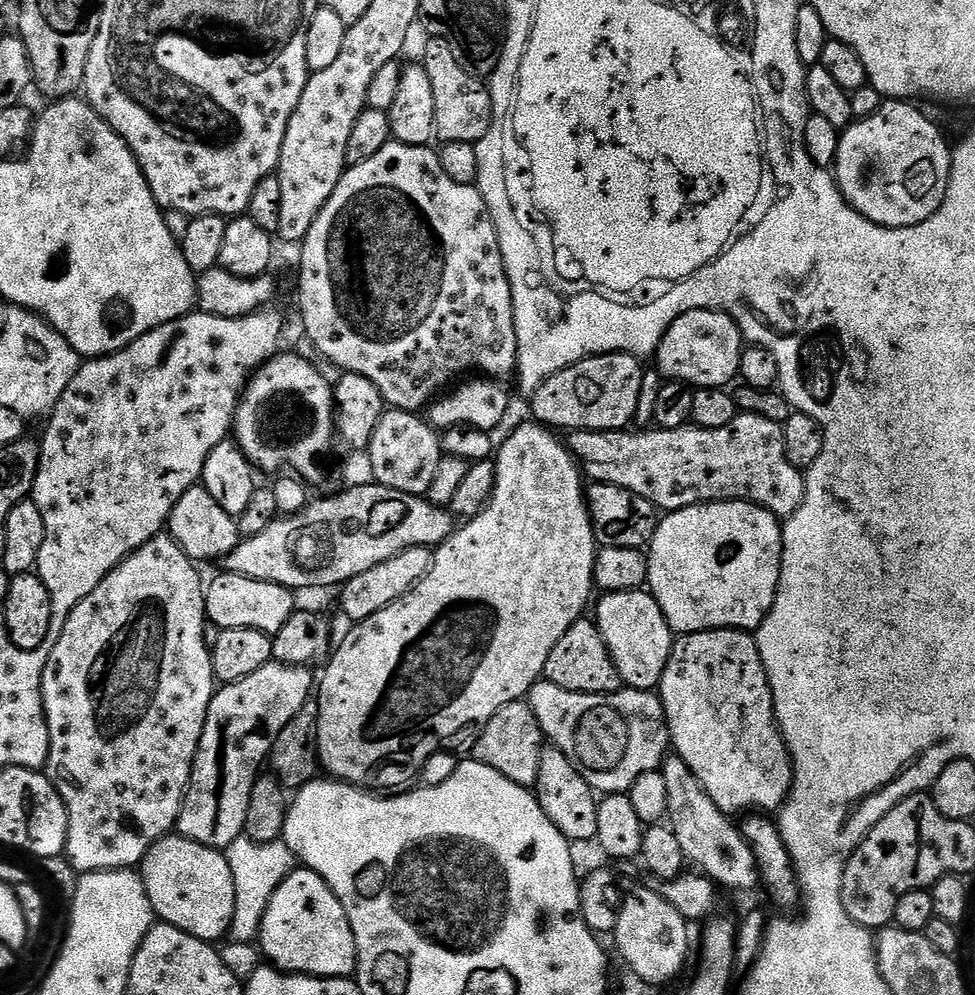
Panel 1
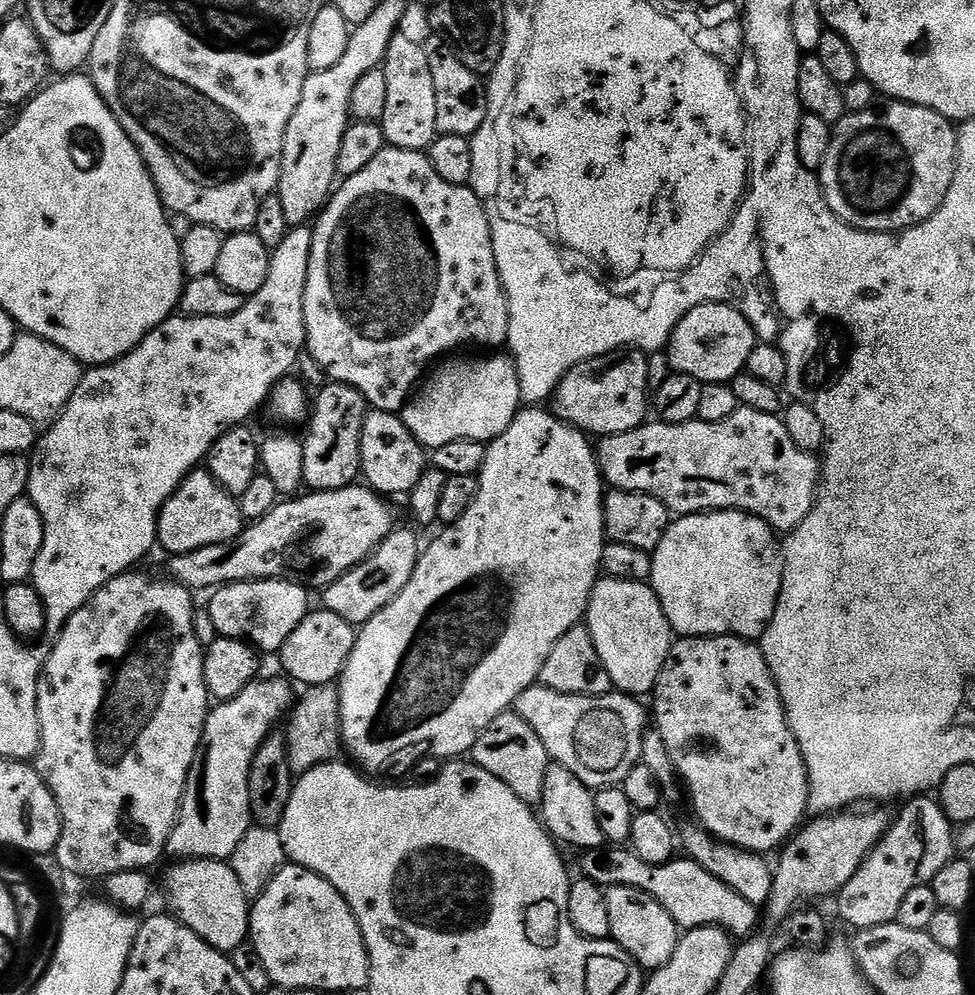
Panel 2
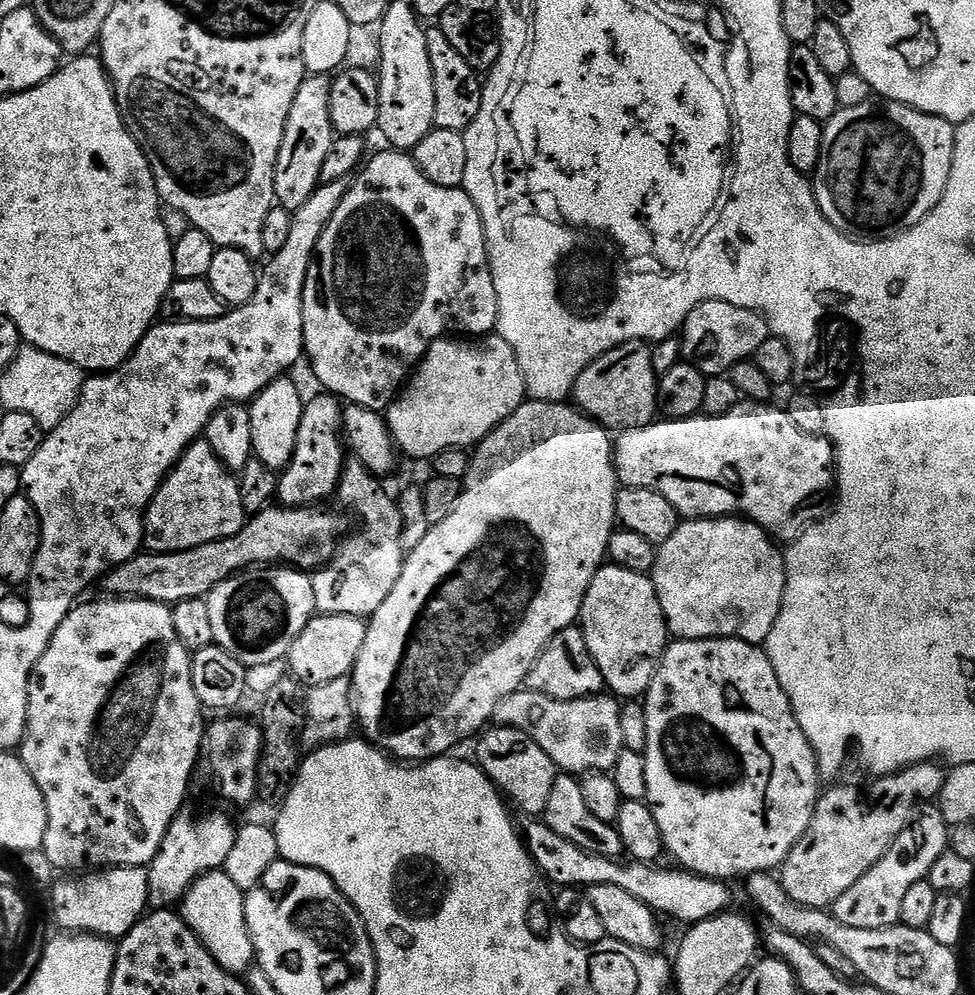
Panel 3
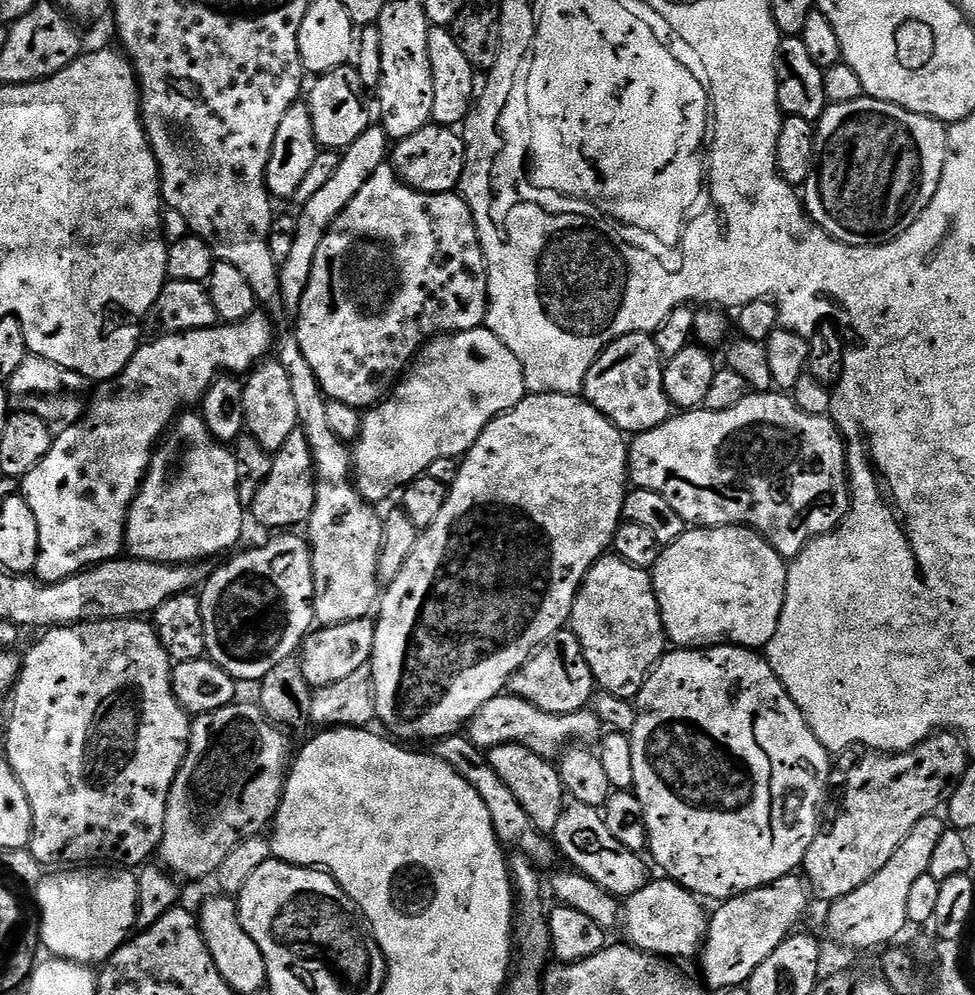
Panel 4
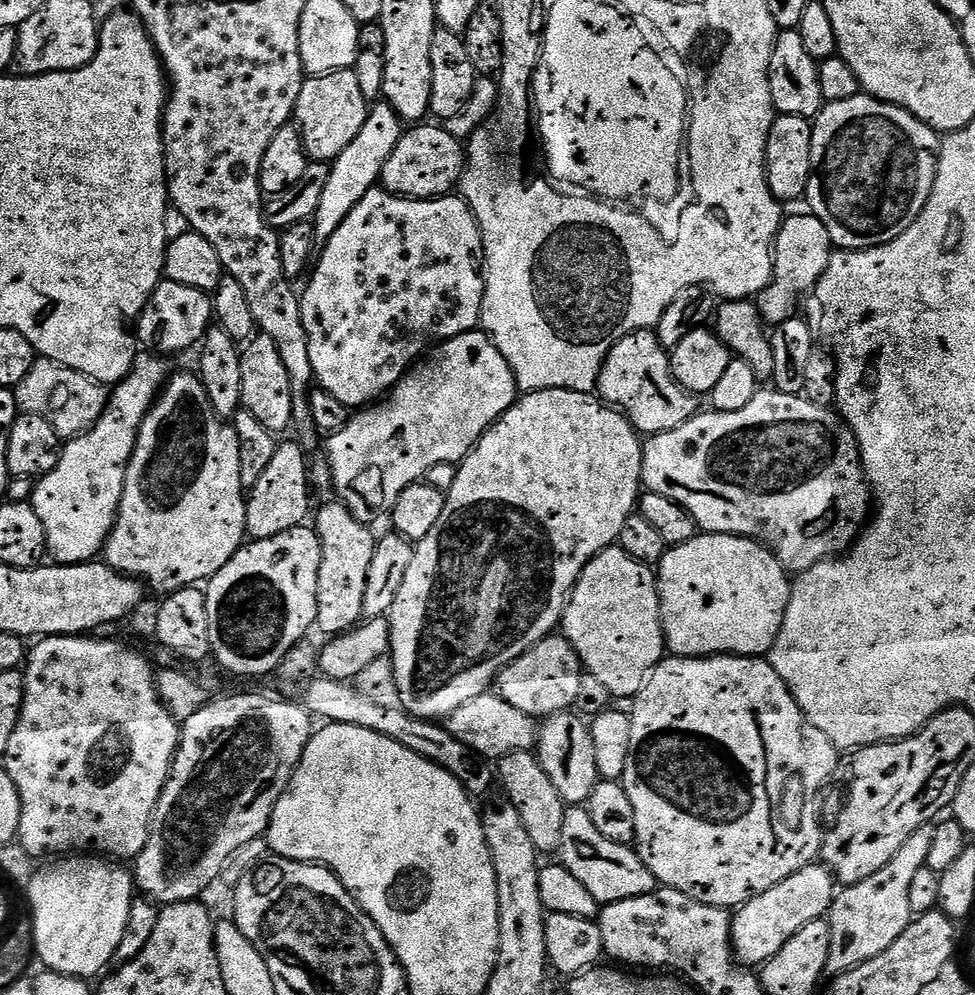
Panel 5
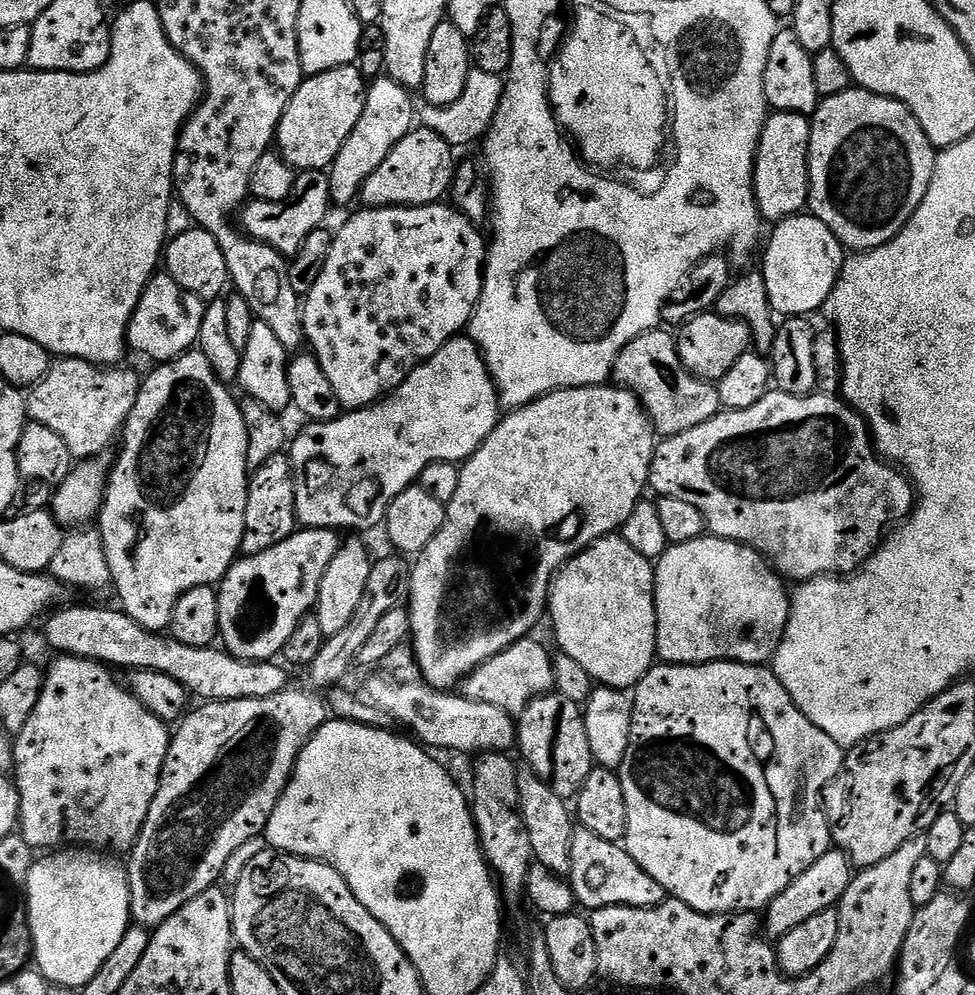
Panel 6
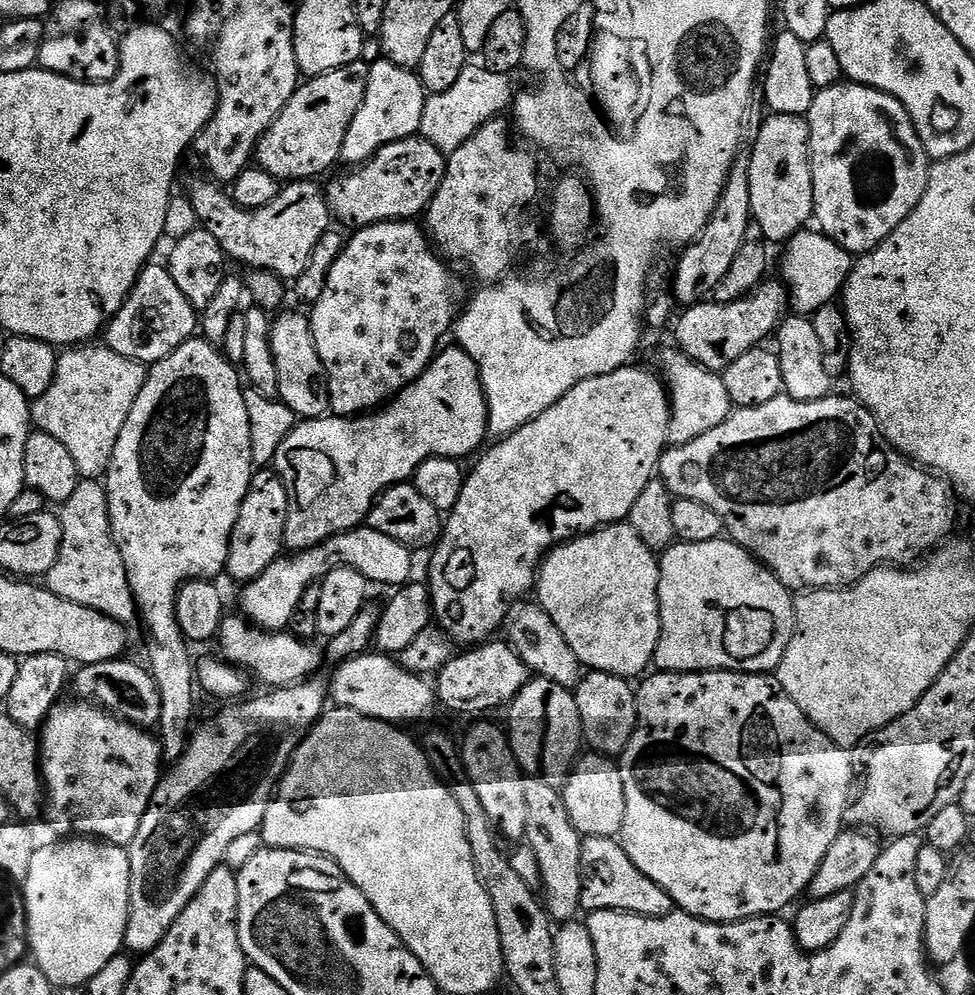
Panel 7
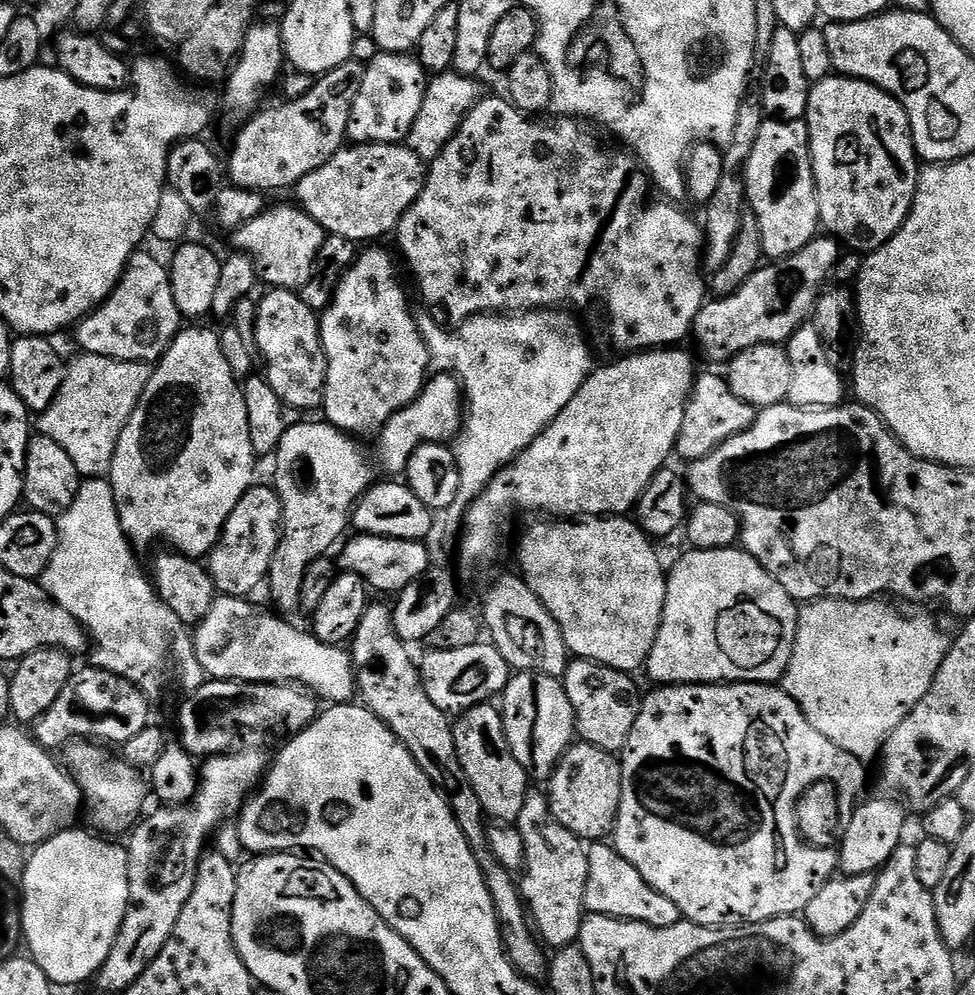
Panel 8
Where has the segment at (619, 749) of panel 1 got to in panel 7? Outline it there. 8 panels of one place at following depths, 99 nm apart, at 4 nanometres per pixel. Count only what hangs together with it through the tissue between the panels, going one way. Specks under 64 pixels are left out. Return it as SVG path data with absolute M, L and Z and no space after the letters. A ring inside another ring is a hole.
M365 654L353 656L351 660L345 660L330 680L330 700L335 707L349 708L363 716L369 716L375 720L383 720L385 724L393 726L408 726L404 724L416 724L419 720L428 720L438 709L435 687L425 677L415 676L405 670L391 655Z

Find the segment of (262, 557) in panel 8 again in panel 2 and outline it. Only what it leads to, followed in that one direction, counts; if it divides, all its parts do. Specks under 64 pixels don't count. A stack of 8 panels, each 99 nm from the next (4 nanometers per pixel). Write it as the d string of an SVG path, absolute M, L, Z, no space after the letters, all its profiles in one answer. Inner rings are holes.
M335 382L325 383L325 388L321 390L310 404L310 415L307 417L306 425L308 429L302 432L302 474L304 475L303 487L313 492L329 492L330 490L338 490L339 488L347 488L353 483L352 480L358 476L358 469L360 467L360 431L364 425L364 417L366 415L366 401L364 396L358 390L354 390L354 386L349 384L338 384Z

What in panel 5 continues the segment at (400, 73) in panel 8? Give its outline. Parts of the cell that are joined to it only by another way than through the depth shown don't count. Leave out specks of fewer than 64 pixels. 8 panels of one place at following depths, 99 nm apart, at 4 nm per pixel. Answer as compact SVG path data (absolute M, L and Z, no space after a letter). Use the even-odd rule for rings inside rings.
M376 102L371 105L366 126L358 130L358 138L338 154L338 158L331 161L330 178L326 178L326 190L322 190L322 202L318 202L318 210L314 217L316 225L316 243L323 246L328 239L346 222L346 214L354 210L362 198L371 188L380 184L380 175L386 166L386 158L394 154L394 146L398 146L402 135L402 121L400 115L387 102ZM401 127L401 128L400 128Z

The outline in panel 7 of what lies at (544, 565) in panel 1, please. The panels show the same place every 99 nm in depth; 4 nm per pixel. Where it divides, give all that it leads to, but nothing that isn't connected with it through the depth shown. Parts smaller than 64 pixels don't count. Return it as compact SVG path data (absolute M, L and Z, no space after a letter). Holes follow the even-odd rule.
M625 366L610 374L602 374L598 378L586 378L578 382L578 386L574 386L561 400L554 402L550 410L538 414L538 418L534 418L517 432L497 439L496 445L477 462L476 469L465 475L462 494L458 494L458 502L452 507L452 511L447 513L442 524L440 538L432 548L432 561L427 582L428 590L432 594L432 614L435 623L446 633L449 640L457 645L464 644L460 646L479 646L491 641L495 637L492 635L499 628L501 631L505 627L514 605L523 601L527 597L524 596L527 592L529 595L533 591L544 557L557 544L566 544L570 540L575 540L577 536L583 536L586 532L595 532L598 528L607 528L609 524L627 521L630 510L634 510L634 502L638 502L642 490L646 490L648 483L657 475L660 458L670 444L668 427L672 421L670 393L663 379L655 371L652 373L644 368L632 367Z

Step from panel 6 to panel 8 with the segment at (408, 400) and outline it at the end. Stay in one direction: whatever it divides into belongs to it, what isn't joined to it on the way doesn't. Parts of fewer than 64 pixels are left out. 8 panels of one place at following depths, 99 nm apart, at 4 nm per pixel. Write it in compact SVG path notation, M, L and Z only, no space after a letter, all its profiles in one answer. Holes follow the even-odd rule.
M436 374L425 383L414 402L398 410L384 423L378 433L380 441L376 444L376 456L388 472L403 473L408 467L414 450L423 444L442 444L451 441L462 427L466 415L462 403L460 381L452 374ZM301 422L295 424L289 432L287 432L282 438L282 442L274 453L274 461L276 460L276 481L274 481L274 487L276 493L280 495L280 501L282 502L282 510L284 511L284 527L280 529L280 545L278 550L274 554L272 559L272 565L268 571L268 579L266 581L266 588L272 591L272 600L281 608L279 611L284 612L296 612L300 607L300 591L302 590L302 574L306 574L306 566L310 566L310 562L314 562L319 556L328 556L331 553L331 548L337 547L336 539L343 534L344 531L349 531L350 521L352 519L352 510L356 507L357 500L372 487L374 483L374 477L372 477L372 464L368 461L368 456L359 448L357 441L353 437L349 436L347 432L339 432L337 428L333 428L331 424L327 422L319 422L320 424L307 424L307 422Z

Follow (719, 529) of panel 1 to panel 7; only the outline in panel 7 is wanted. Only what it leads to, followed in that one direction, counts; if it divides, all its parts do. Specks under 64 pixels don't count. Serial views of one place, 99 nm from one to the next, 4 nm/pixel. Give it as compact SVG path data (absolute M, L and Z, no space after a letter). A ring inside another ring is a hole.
M728 538L698 542L697 544L675 543L667 552L659 557L660 585L658 598L660 599L660 637L654 657L654 664L662 672L763 672L775 673L782 658L786 654L786 646L790 646L790 638L794 634L796 625L796 602L793 593L776 575L764 567L755 556L749 554L741 544Z

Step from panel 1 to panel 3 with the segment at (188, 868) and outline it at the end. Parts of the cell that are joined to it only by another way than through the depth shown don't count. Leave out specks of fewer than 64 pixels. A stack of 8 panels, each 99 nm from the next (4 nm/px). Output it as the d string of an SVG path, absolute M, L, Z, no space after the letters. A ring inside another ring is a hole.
M224 870L199 876L188 888L182 901L182 915L194 934L204 943L209 954L233 974L244 974L253 967L256 959L254 942L246 926L246 892L234 884Z

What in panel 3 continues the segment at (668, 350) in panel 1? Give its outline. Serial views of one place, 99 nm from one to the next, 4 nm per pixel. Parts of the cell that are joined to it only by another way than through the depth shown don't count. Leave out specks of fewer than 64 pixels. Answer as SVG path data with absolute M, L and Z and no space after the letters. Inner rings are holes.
M707 300L685 318L682 329L683 359L693 364L704 376L722 376L743 360L752 360L758 346L766 342L770 334L763 315L742 306L730 306L730 302Z

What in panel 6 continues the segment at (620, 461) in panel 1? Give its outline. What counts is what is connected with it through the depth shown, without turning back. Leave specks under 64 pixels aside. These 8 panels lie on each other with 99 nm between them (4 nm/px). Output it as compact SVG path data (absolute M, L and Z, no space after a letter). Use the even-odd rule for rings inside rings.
M769 390L762 398L762 402L754 402L754 406L746 410L721 411L719 416L710 418L710 422L702 422L702 426L694 426L677 436L661 439L652 459L648 482L651 491L656 491L657 497L679 498L682 502L691 502L698 506L698 510L702 510L702 518L711 535L718 536L721 540L733 540L735 544L747 544L755 552L759 552L781 577L789 581L796 580L795 582L815 580L818 576L844 578L859 572L864 563L872 557L872 553L880 547L889 529L897 522L907 520L914 507L912 481L901 469L881 459L864 417L843 399L823 394L791 396L779 390Z

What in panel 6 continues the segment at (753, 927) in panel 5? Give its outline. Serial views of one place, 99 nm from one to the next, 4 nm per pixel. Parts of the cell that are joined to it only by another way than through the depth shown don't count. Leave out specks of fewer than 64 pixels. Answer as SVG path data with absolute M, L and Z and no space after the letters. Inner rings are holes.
M829 850L826 854L822 854L822 858L818 858L818 862L810 866L810 870L798 874L798 878L794 878L794 882L786 886L786 890L782 890L782 894L778 894L778 898L774 898L768 905L767 935L772 938L785 936L790 934L790 930L794 930L794 926L802 926L806 918L814 918L814 914L822 914L822 910L827 908L836 908L840 899L846 894L853 875L854 865L844 852Z

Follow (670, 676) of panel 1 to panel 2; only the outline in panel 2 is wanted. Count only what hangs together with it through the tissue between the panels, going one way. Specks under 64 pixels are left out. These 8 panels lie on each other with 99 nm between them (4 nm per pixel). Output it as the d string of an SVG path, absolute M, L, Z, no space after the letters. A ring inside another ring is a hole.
M690 636L677 639L672 645L666 666L656 683L655 696L654 728L660 733L668 756L672 759L672 766L676 769L677 777L683 783L684 780L688 783L688 792L692 795L692 812L696 815L695 823L723 844L733 844L735 848L745 848L747 852L757 854L768 854L764 852L772 851L775 853L801 827L805 819L804 812L809 811L808 771L806 762L802 758L800 744L788 725L788 716L784 712L784 703L780 697L776 679L772 677L770 666L764 655L760 653L759 647L753 641L743 640L737 636Z

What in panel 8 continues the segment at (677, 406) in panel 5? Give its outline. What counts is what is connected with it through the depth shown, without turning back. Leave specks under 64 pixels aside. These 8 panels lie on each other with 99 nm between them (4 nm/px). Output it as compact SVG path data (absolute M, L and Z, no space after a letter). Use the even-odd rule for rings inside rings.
M712 372L705 376L704 373L697 375L692 392L688 395L688 405L684 408L682 430L678 430L675 455L680 455L684 462L691 462L710 454L715 448L722 446L722 442L742 434L751 426L756 420L757 411L754 406L742 402L742 398L737 398L723 375L715 376Z

